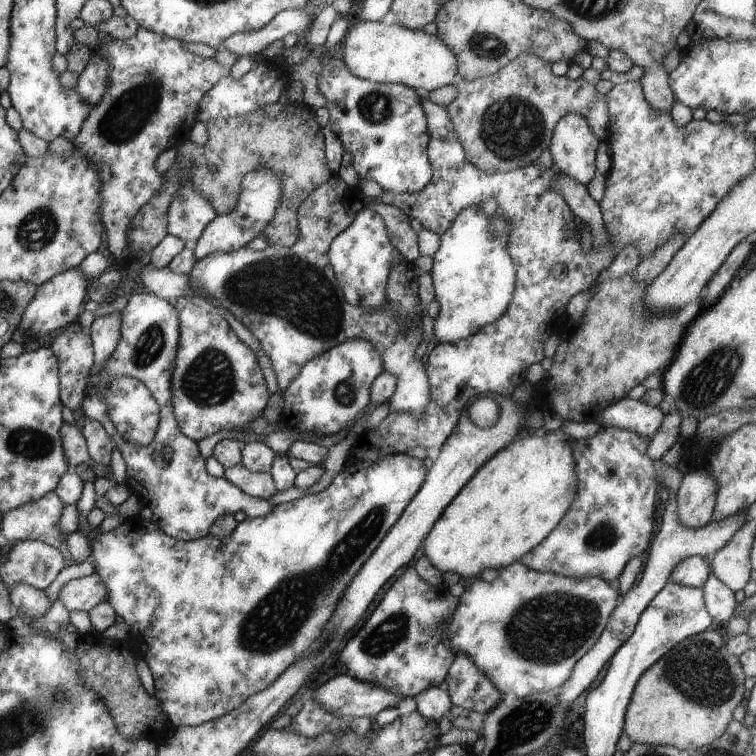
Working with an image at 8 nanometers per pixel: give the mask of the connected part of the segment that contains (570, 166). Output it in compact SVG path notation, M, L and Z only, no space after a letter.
M570 113L555 126L549 150L560 172L589 187L598 172L596 158L600 144L587 119Z

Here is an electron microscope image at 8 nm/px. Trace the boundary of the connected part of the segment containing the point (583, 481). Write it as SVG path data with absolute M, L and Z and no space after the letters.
M602 426L595 435L572 442L578 480L575 500L550 536L522 557L520 562L541 573L556 573L579 579L599 576L613 583L618 580L630 558L650 549L656 528L658 486L662 486L662 482L658 473L660 462L654 462L648 454L649 442L633 430Z

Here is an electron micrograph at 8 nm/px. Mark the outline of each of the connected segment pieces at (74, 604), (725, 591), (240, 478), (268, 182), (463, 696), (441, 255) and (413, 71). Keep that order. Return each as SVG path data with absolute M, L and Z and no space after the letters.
M98 573L72 579L67 582L59 592L59 598L71 610L84 610L90 612L96 605L110 597L107 583Z
M711 575L702 587L706 595L706 607L716 622L727 623L734 617L737 607L735 592L722 584L718 577Z
M236 465L225 470L225 476L232 484L240 487L246 494L254 498L270 501L279 490L276 488L273 475L248 470L247 467Z
M258 169L248 172L241 180L241 190L236 206L229 213L220 215L203 230L196 248L195 257L199 260L212 253L229 253L237 251L263 234L263 230L271 224L283 202L283 180L276 171L270 169Z
M463 653L456 654L444 687L453 705L481 714L491 713L504 699L496 684Z
M480 205L464 209L443 235L440 249L434 254L430 273L435 288L435 300L440 304L440 314L434 321L434 338L438 343L465 340L480 332L486 325L494 324L507 312L518 284L518 264L510 252L511 223L502 215L487 215Z
M361 20L347 29L342 40L342 50L343 62L347 63L350 72L373 83L400 83L429 94L446 84L455 84L458 79L458 58L451 47L437 35L428 35L424 31L415 32L400 24L387 25L382 21Z

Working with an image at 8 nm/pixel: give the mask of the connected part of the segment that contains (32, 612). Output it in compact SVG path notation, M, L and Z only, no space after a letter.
M24 583L15 584L8 590L13 612L20 615L27 623L40 618L51 608L52 602L45 590Z

